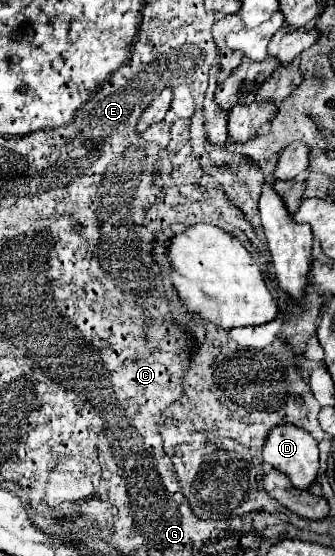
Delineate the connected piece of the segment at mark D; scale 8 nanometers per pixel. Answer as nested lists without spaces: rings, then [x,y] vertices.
[[[280,423],[266,437],[262,457],[274,469],[286,473],[294,487],[308,489],[318,473],[316,439],[292,423]]]

